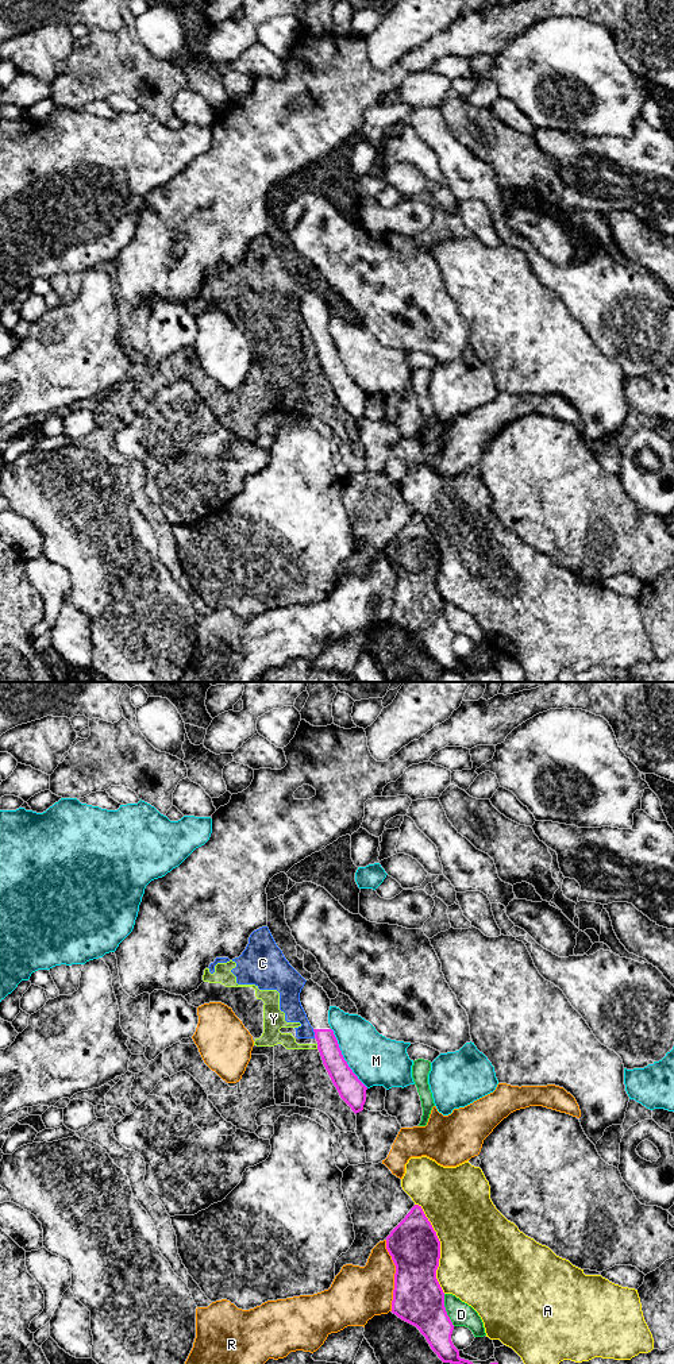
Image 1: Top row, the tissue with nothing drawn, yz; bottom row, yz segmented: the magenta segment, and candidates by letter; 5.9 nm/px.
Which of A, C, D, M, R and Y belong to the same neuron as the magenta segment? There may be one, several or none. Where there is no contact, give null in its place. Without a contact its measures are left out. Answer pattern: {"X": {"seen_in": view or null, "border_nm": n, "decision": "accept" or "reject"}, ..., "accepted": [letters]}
{"A": {"seen_in": "yz", "border_nm": 550, "decision": "reject"}, "C": {"seen_in": "yz", "border_nm": 60, "decision": "reject"}, "D": {"seen_in": "yz", "border_nm": 200, "decision": "reject"}, "M": {"seen_in": "yz", "border_nm": 420, "decision": "reject"}, "R": {"seen_in": "yz", "border_nm": 420, "decision": "reject"}, "Y": {"seen_in": "yz", "border_nm": 30, "decision": "reject"}, "accepted": []}

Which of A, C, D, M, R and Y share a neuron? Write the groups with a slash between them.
A / C Y / D / M / R

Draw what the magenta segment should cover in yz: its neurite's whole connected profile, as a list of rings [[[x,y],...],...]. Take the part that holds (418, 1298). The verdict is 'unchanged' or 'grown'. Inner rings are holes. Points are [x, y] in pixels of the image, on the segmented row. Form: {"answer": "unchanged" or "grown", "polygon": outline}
{"answer": "unchanged", "polygon": [[[415,1205],[386,1237],[386,1249],[396,1265],[392,1313],[416,1326],[443,1363],[473,1364],[459,1357],[451,1341],[454,1325],[444,1307],[444,1292],[436,1279],[440,1241],[421,1206]]]}

